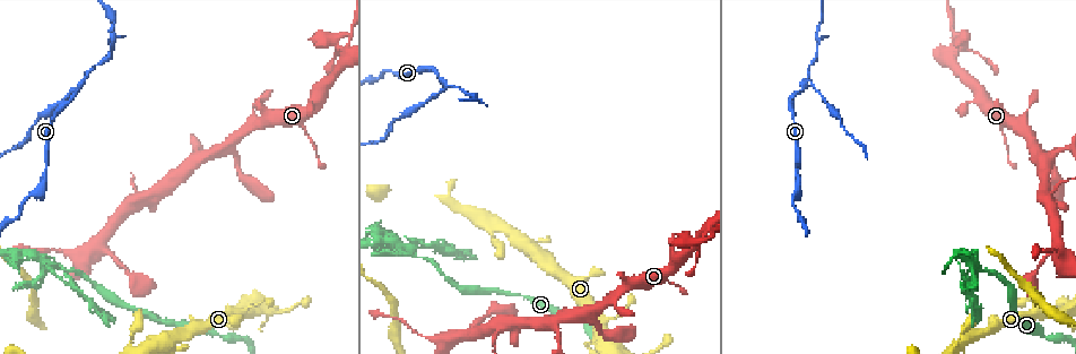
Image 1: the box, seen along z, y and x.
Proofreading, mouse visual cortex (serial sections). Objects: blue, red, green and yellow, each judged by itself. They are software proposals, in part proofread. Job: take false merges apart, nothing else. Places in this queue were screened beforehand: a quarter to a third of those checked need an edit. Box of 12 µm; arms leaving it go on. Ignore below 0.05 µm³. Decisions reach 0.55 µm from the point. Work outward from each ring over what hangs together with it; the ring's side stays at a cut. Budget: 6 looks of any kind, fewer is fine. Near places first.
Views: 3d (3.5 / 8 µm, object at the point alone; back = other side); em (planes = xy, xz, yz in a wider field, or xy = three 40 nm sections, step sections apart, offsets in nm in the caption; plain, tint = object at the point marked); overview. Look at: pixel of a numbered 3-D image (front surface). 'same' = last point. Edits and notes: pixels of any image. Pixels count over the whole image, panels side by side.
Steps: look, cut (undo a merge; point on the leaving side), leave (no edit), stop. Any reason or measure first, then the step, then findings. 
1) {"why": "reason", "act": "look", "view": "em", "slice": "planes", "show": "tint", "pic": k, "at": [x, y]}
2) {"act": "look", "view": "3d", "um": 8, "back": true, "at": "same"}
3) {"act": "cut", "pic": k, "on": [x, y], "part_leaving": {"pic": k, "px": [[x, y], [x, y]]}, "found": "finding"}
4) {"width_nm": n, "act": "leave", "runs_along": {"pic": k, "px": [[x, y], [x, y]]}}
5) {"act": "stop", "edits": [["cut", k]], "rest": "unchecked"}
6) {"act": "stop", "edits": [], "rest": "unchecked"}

{"why": "calibre changes", "act": "look", "view": "3d", "um": 8, "back": true, "pic": 1, "at": [168, 340]}

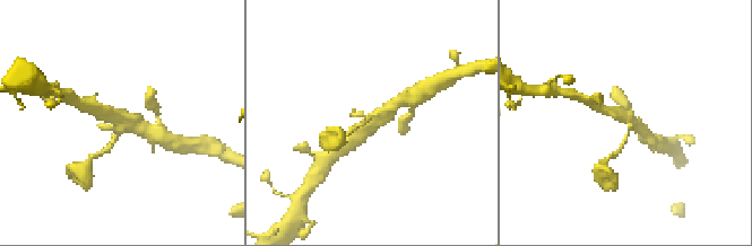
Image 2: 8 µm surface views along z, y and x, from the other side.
{"why": "shape alone is not enough", "act": "look", "view": "em", "slice": "xy", "step": 3, "show": "tint", "pic": 2, "at": [622, 118]}

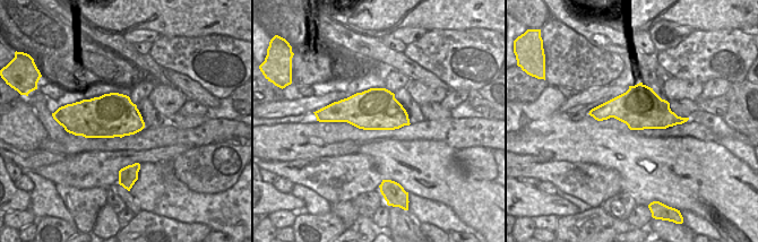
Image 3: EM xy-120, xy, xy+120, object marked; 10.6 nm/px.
{"width_nm": 460, "act": "leave", "runs_along": {"pic": 2, "px": [[348, 141], [397, 102]]}, "found": "all the same cell"}

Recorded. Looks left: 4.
{"why": "branch point", "act": "look", "view": "3d", "um": 8, "pic": 1, "at": [444, 83]}

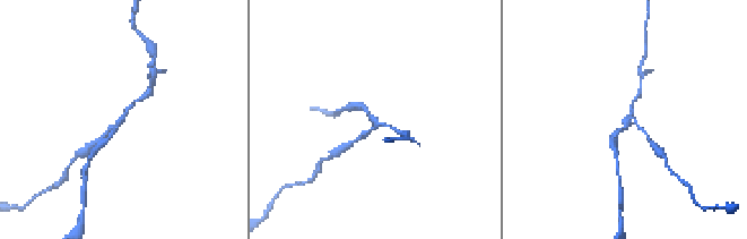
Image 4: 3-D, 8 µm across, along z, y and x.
{"act": "look", "view": "3d", "um": 3.5, "pic": 4, "at": [629, 126]}

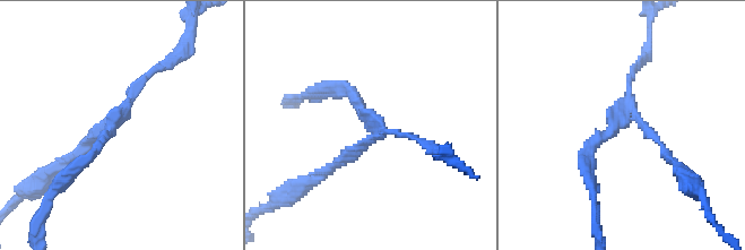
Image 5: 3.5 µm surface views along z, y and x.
{"act": "look", "view": "em", "slice": "xy", "step": 2, "show": "tint", "pic": 5, "at": [115, 121]}

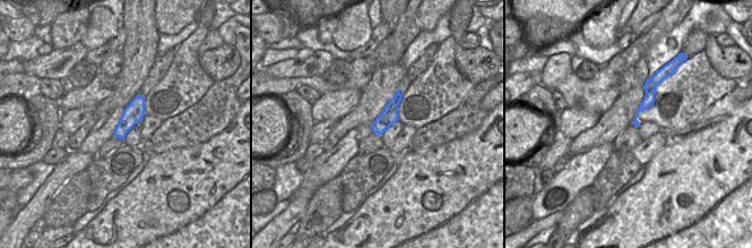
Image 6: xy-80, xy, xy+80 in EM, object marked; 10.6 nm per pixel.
{"arm_widths_nm": [100, 150, 200], "act": "cut", "pic": 5, "on": [341, 161], "part_leaving": {"pic": 5, "px": [[366, 141], [318, 179], [296, 188]]}, "found": "two cells meet here"}

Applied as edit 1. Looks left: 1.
{"act": "stop", "edits": [["cut", 5]], "rest": "unchecked"}

